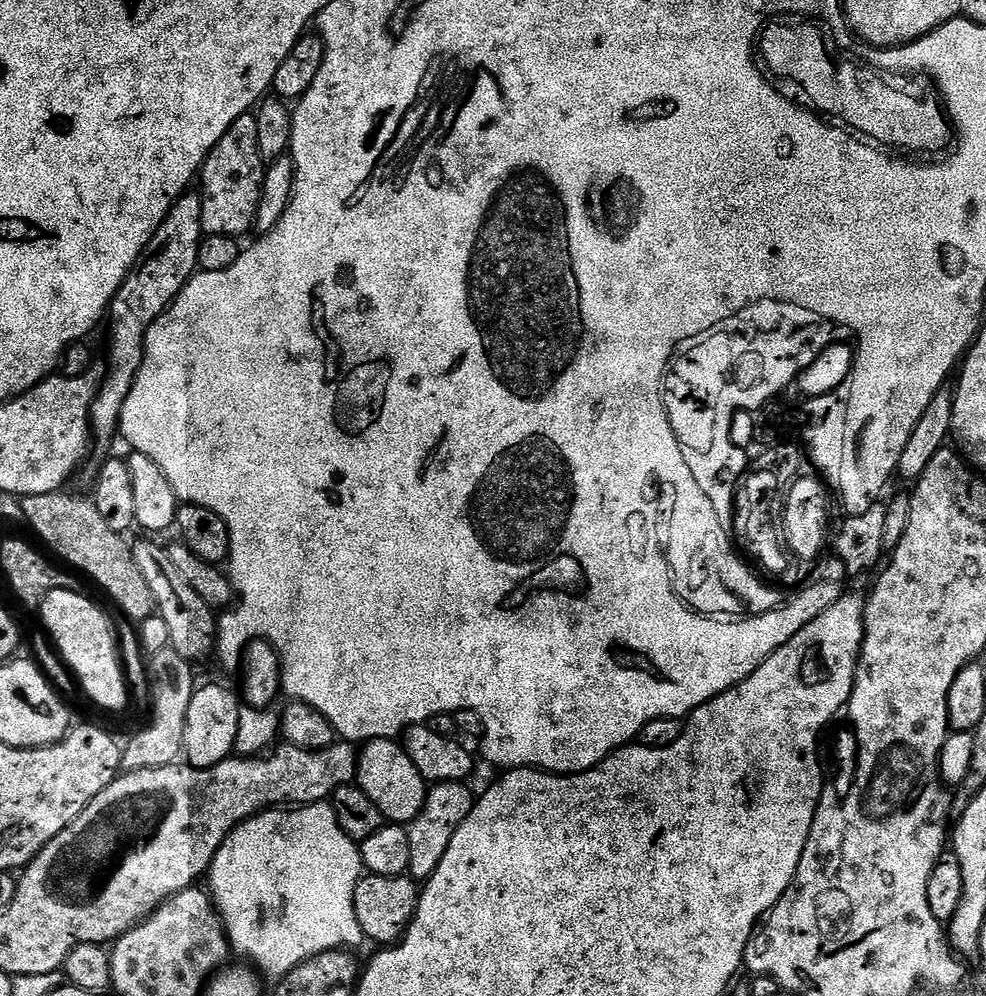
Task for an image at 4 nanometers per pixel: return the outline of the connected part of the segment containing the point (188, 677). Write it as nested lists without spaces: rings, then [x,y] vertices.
[[[172,647],[151,653],[148,676],[152,679],[152,725],[140,732],[122,748],[122,768],[124,772],[137,772],[147,768],[161,768],[175,764],[181,759],[183,734],[186,727],[186,712],[191,696],[196,692],[198,680],[192,673],[193,665],[178,650]]]

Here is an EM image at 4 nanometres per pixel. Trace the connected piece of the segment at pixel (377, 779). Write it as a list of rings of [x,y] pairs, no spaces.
[[[395,739],[369,740],[359,749],[360,761],[356,771],[356,784],[378,806],[385,821],[409,825],[413,818],[422,810],[428,797],[429,783],[418,774],[418,766],[410,762],[410,754],[406,754],[403,743]]]

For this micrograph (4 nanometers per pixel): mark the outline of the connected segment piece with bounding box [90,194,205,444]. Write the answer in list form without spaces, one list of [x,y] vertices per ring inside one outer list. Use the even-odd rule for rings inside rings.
[[[185,194],[178,197],[172,204],[170,214],[166,214],[166,218],[162,218],[162,226],[158,226],[158,230],[150,238],[150,242],[146,246],[146,250],[143,256],[141,256],[139,264],[133,268],[132,273],[122,282],[122,286],[117,290],[115,296],[113,296],[112,307],[106,313],[106,328],[108,324],[108,364],[112,369],[109,370],[104,384],[102,380],[102,383],[97,387],[96,397],[92,403],[90,427],[92,430],[92,440],[95,443],[108,444],[112,439],[117,439],[122,406],[132,389],[132,382],[140,369],[142,358],[144,357],[144,335],[148,333],[150,326],[154,326],[156,319],[167,312],[172,301],[176,299],[176,295],[196,275],[200,267],[198,250],[200,249],[200,241],[204,235],[205,230],[202,226],[202,202],[199,195]]]

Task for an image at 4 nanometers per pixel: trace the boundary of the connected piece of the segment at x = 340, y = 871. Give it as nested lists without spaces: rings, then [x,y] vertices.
[[[320,801],[293,808],[267,809],[243,820],[228,835],[226,842],[222,842],[206,873],[206,881],[228,934],[231,951],[249,956],[265,977],[280,980],[310,957],[340,949],[350,950],[365,941],[354,911],[354,890],[364,871],[357,841],[350,839],[338,826],[331,803]]]

